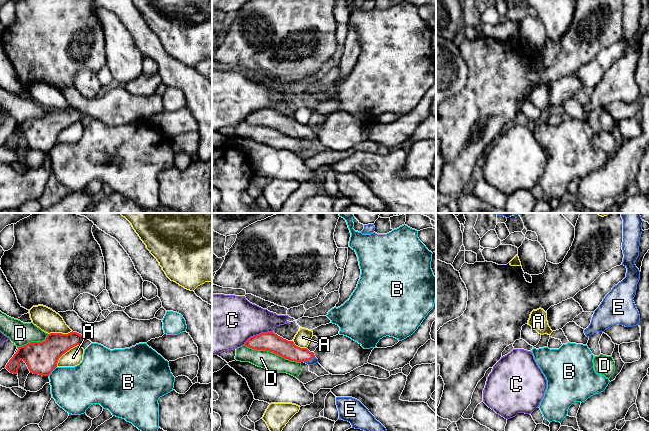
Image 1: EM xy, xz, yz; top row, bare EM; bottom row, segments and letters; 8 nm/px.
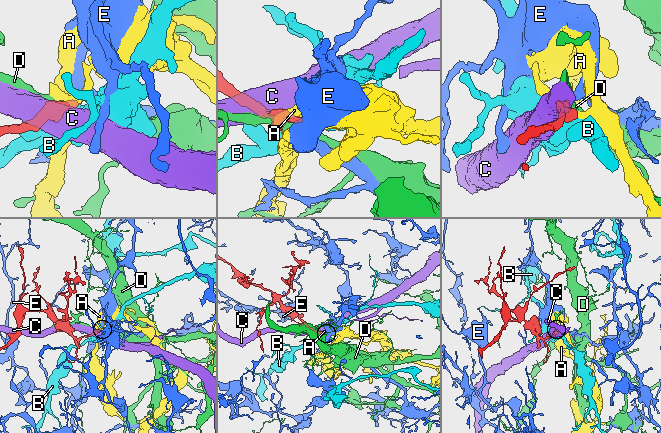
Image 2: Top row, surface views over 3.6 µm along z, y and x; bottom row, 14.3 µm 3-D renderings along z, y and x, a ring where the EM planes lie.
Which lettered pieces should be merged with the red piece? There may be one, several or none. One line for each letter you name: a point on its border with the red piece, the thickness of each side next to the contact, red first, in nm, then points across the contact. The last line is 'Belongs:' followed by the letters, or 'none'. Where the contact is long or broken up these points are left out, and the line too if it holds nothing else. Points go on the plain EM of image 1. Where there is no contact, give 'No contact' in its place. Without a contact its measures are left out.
E: Touches red at xz (309, 135). Thickness 140 nm (red) against 60 nm. Path across: xz (287, 125), (309, 135), (314, 136)
Belongs: E

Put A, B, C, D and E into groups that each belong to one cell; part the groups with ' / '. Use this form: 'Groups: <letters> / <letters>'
Groups: A / B / C / D / E

